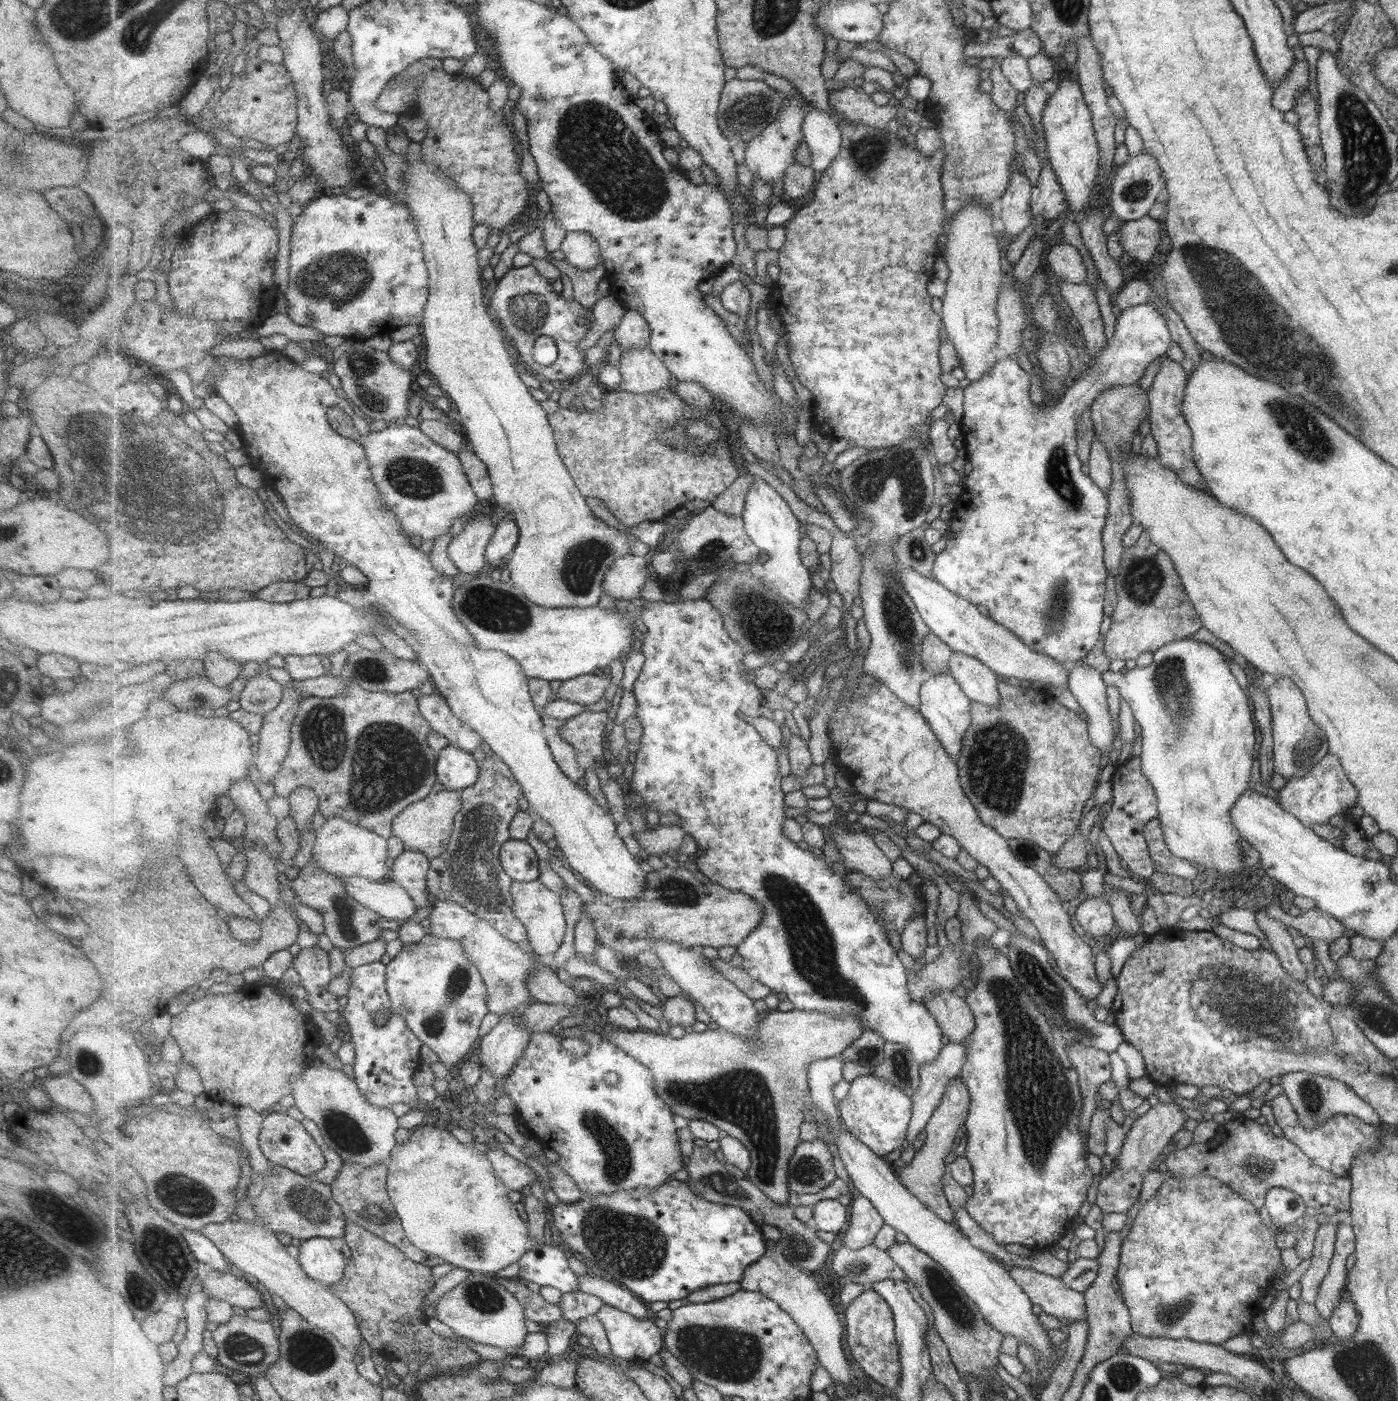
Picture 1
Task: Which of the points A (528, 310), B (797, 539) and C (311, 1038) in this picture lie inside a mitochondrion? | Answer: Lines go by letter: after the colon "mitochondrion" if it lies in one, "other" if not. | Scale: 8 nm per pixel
A: mitochondrion
B: other
C: other

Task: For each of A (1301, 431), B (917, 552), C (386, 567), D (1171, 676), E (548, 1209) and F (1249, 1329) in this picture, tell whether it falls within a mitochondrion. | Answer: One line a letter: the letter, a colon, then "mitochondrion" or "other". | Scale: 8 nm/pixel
A: mitochondrion
B: mitochondrion
C: other
D: mitochondrion
E: other
F: other

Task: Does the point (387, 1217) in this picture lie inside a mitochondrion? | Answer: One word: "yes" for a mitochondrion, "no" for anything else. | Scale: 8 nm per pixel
no

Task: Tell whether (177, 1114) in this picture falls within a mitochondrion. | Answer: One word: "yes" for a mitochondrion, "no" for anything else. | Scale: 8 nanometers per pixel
no

